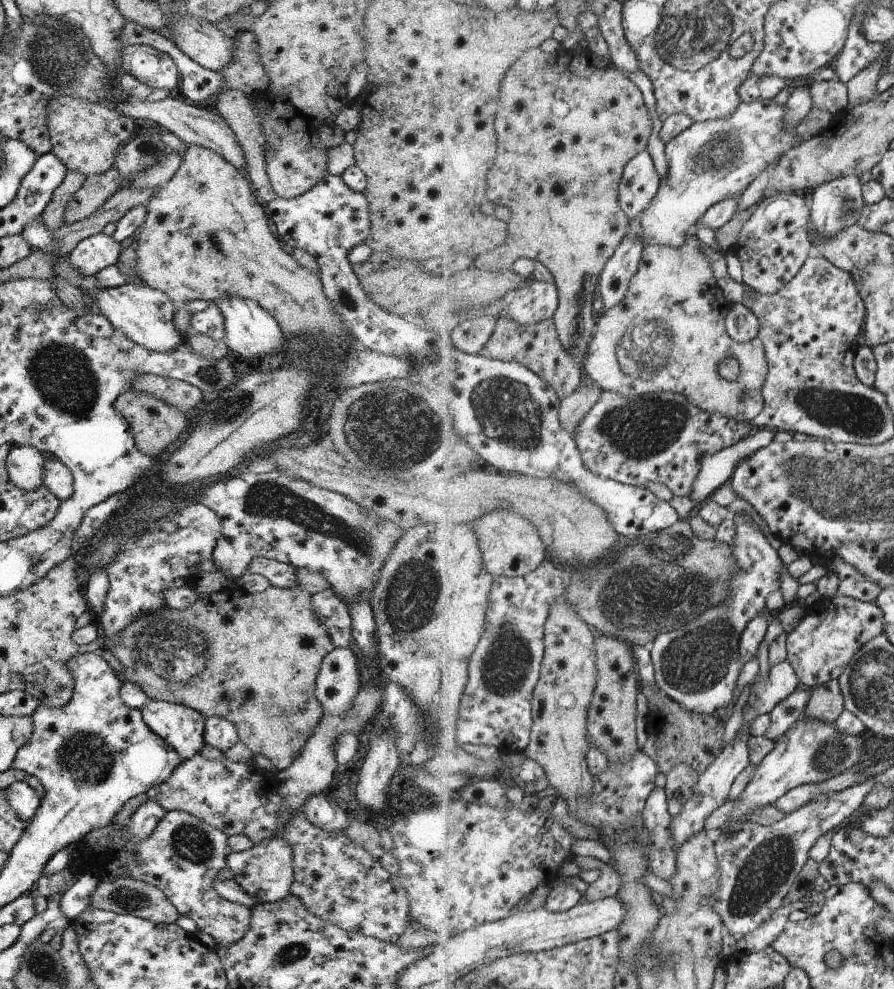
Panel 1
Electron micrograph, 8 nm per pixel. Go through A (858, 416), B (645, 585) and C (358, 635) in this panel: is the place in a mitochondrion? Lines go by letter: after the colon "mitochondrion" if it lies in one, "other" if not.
A: mitochondrion
B: mitochondrion
C: other

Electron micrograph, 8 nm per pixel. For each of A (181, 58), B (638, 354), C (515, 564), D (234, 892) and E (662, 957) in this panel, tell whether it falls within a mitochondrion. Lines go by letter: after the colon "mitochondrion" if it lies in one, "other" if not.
A: other
B: mitochondrion
C: other
D: other
E: mitochondrion

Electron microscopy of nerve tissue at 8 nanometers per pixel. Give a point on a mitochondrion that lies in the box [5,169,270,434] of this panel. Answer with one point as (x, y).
(62, 373)

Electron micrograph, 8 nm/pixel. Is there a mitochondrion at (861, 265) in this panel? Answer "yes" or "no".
no

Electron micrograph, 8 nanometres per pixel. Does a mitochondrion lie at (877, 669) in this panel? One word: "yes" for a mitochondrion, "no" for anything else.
yes

